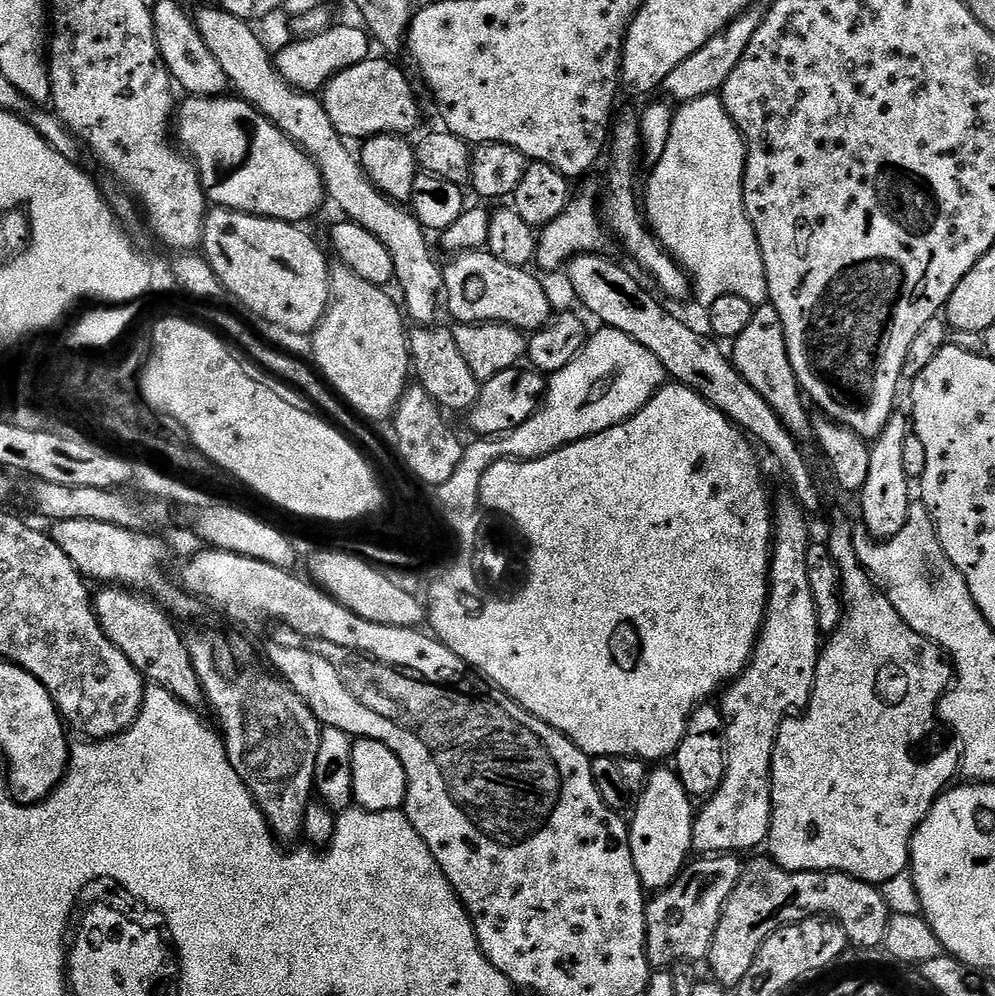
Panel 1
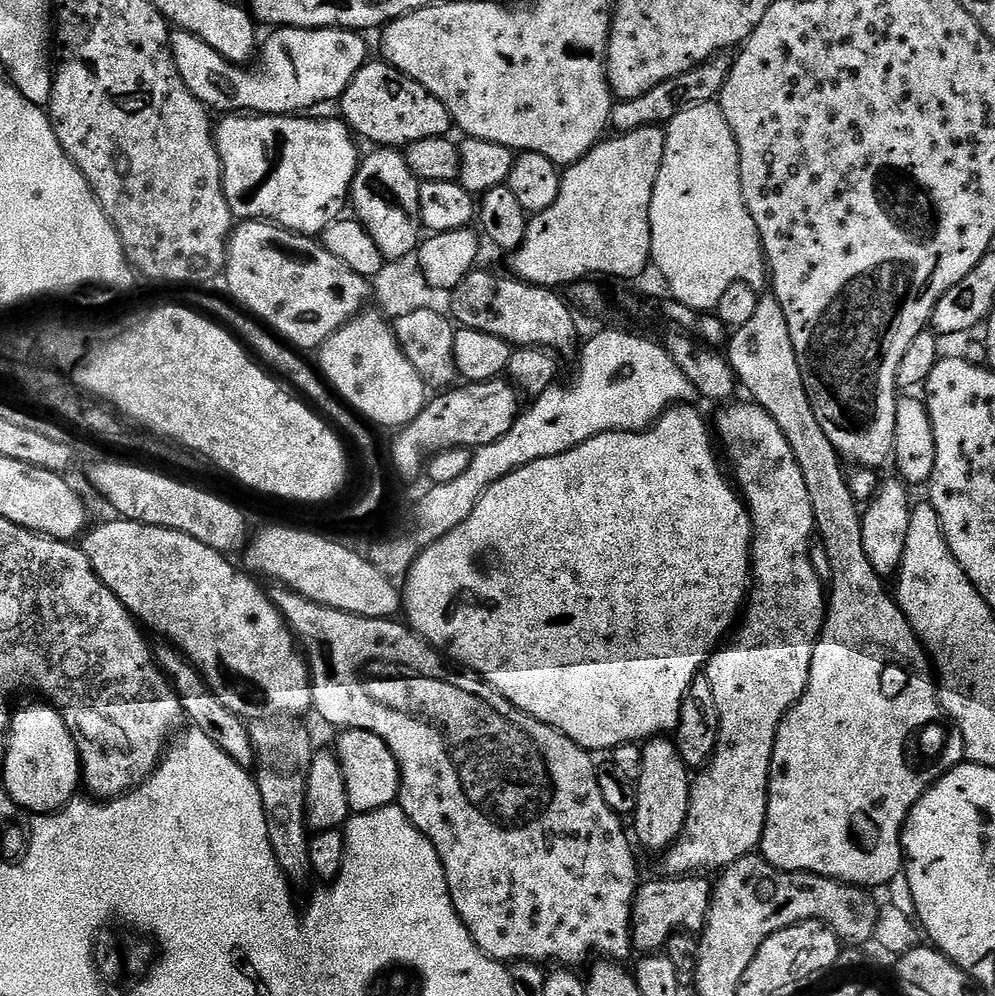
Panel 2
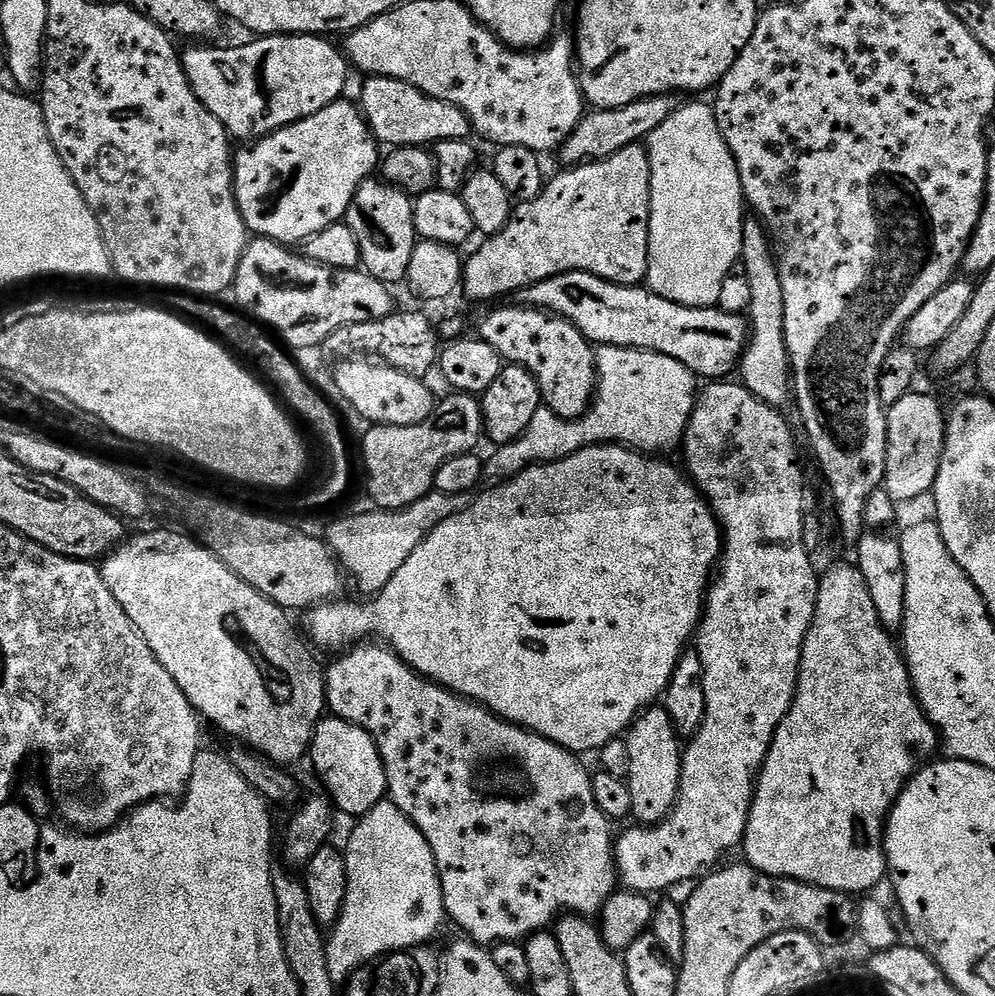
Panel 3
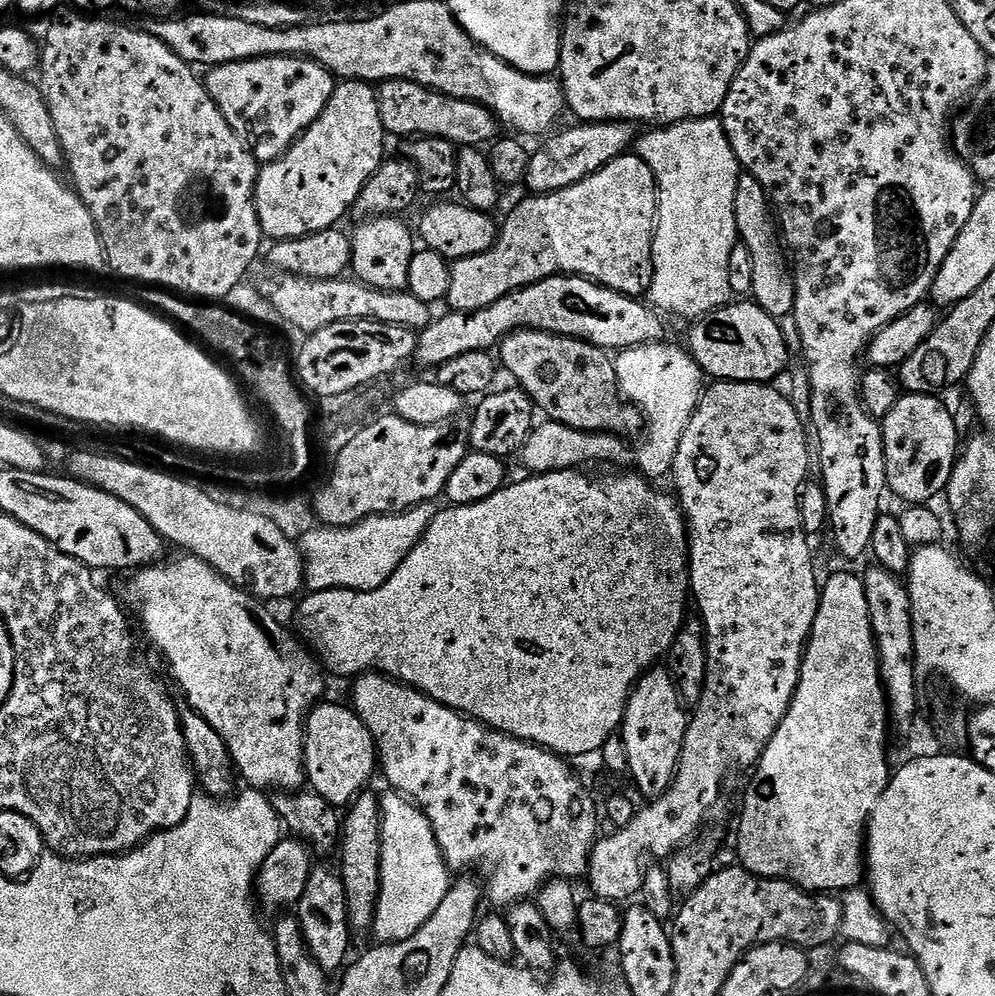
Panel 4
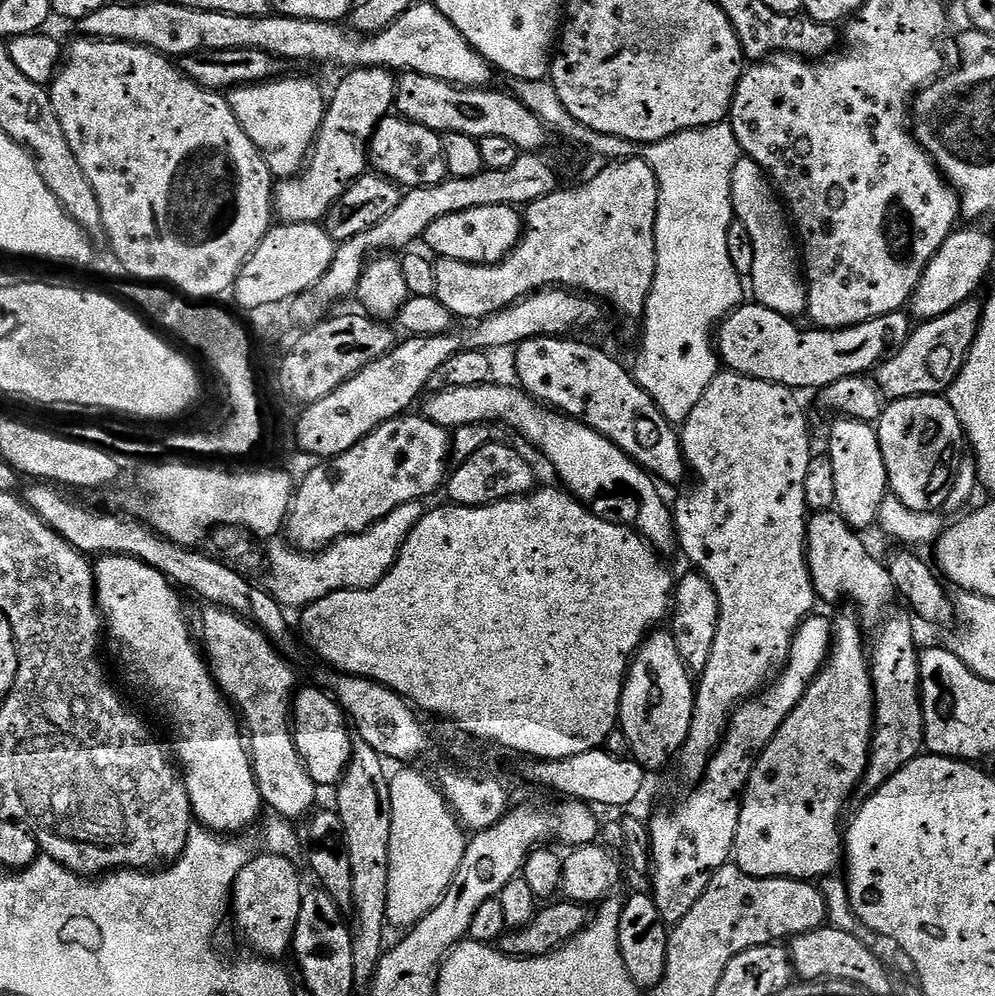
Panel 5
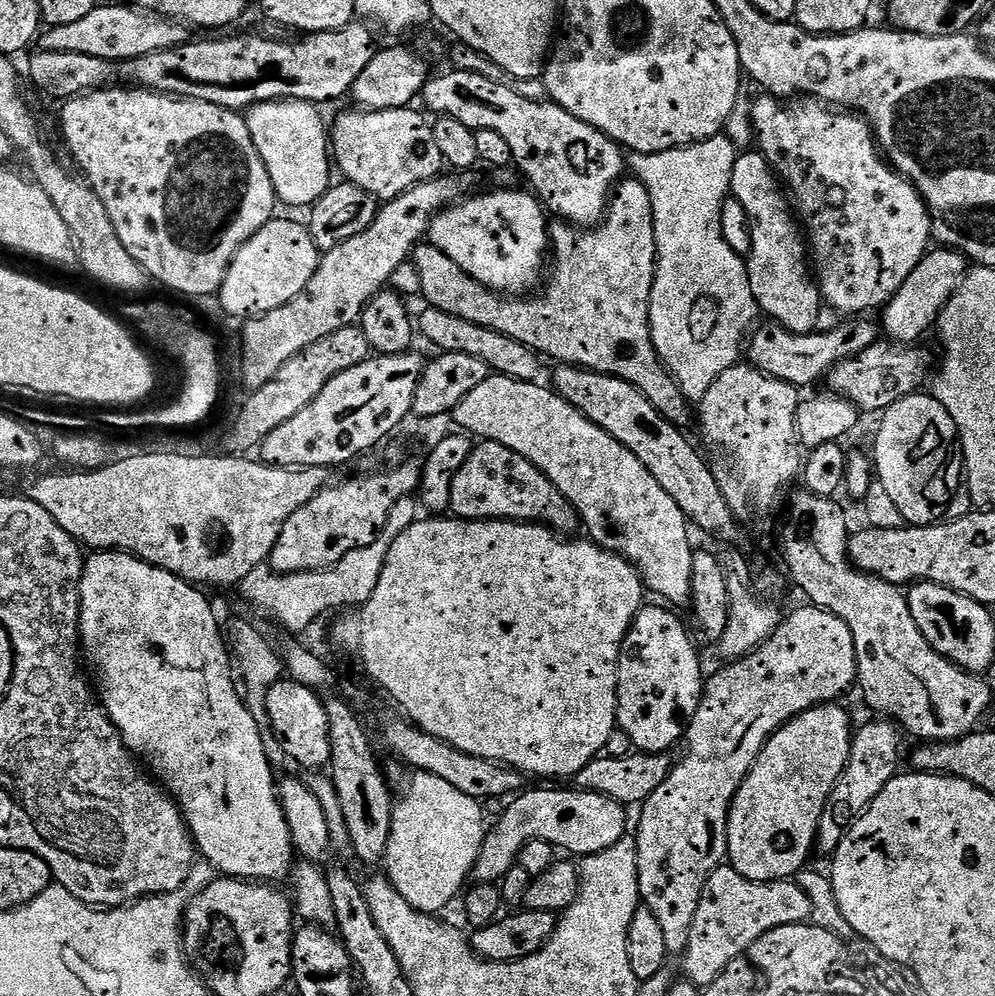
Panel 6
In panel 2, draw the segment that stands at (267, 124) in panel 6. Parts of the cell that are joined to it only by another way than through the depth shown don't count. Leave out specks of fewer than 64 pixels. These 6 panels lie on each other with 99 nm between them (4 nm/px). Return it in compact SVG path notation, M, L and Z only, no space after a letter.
M278 28L271 33L268 41L259 45L251 66L231 64L218 50L210 50L202 38L189 32L173 31L170 36L172 60L176 63L186 90L194 94L196 100L203 102L205 108L219 114L255 114L257 116L290 116L304 114L307 108L316 108L319 104L339 101L350 86L354 74L362 65L369 63L368 44L358 32L347 32L337 28L322 30L302 30L301 28Z

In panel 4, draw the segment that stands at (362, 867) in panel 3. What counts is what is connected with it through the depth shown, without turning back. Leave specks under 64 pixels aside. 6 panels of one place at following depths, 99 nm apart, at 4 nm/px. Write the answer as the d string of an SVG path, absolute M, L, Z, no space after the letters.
M385 793L380 796L380 897L371 931L377 941L396 944L426 926L434 910L438 910L450 887L450 869L444 863L426 814L400 793Z

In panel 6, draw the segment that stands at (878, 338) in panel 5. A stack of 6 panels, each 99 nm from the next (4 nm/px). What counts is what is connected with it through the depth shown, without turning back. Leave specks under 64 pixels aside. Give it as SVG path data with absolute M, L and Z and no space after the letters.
M848 318L845 320L848 320L845 324L844 321L837 323L836 327L828 332L813 330L813 332L806 333L805 336L800 332L787 332L784 329L785 325L780 322L764 325L761 323L751 333L750 343L746 348L747 363L759 372L773 376L775 380L793 384L795 388L801 390L807 389L807 384L816 384L819 380L821 383L833 366L862 354L877 343L877 325L875 328L868 321L868 318Z

